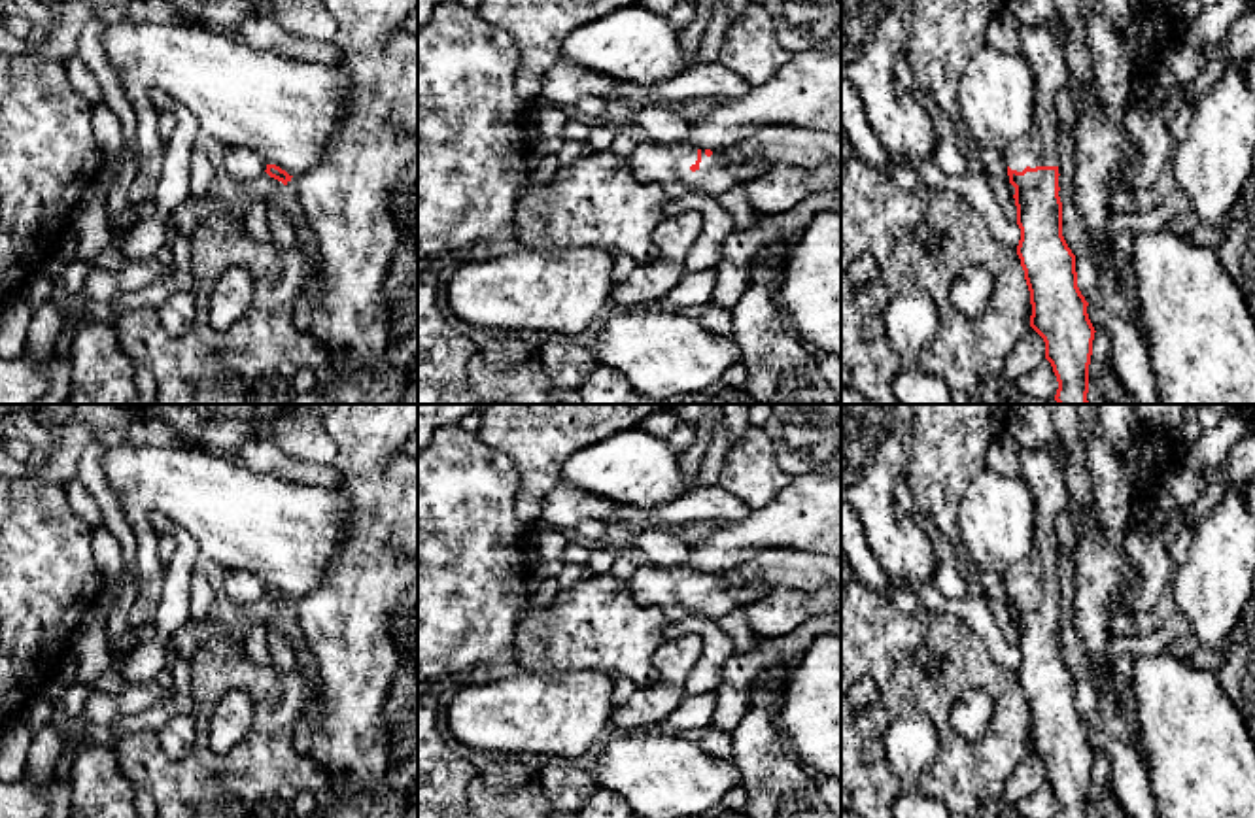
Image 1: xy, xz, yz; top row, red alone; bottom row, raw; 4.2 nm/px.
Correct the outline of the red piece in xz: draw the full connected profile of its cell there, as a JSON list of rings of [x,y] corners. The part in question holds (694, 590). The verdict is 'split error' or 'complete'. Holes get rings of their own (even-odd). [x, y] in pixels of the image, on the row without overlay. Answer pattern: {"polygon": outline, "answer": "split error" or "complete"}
{"polygon": [[[648,563],[637,567],[628,588],[637,605],[658,606],[669,623],[690,616],[720,620],[737,608],[748,608],[769,591],[762,582],[730,588],[720,574],[684,565],[662,571]]], "answer": "split error"}

